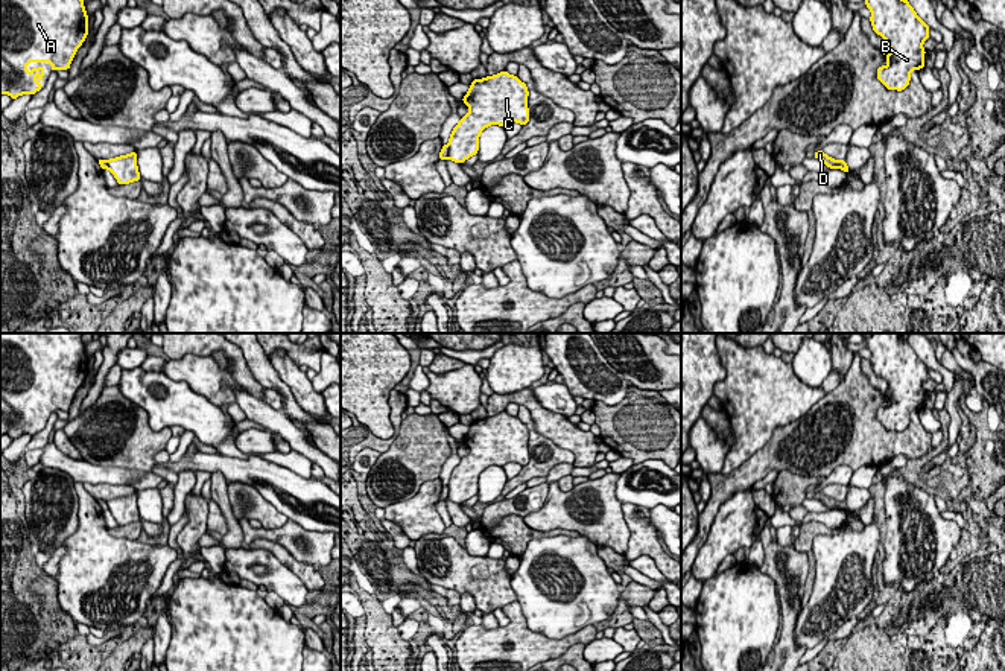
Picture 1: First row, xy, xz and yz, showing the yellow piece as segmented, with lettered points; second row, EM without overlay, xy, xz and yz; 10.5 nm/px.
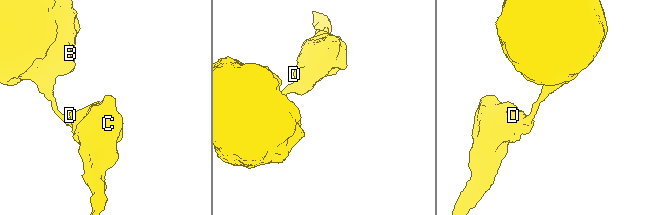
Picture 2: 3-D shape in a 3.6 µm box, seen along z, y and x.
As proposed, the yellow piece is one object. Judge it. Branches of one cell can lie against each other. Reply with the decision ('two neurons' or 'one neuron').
two neurons

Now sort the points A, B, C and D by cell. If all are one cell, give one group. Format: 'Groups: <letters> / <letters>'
Groups: A B / C D

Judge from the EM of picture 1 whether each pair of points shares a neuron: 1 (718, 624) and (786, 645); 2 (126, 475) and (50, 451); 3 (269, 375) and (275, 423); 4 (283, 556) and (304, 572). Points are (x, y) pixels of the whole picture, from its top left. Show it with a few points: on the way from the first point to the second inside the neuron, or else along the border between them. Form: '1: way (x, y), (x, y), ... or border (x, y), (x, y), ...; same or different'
1: border (776, 644), (770, 655); different
2: way (108, 475), (93, 475), (69, 464); same
3: border (282, 410), (291, 420); different
4: way (288, 559), (300, 569); same

